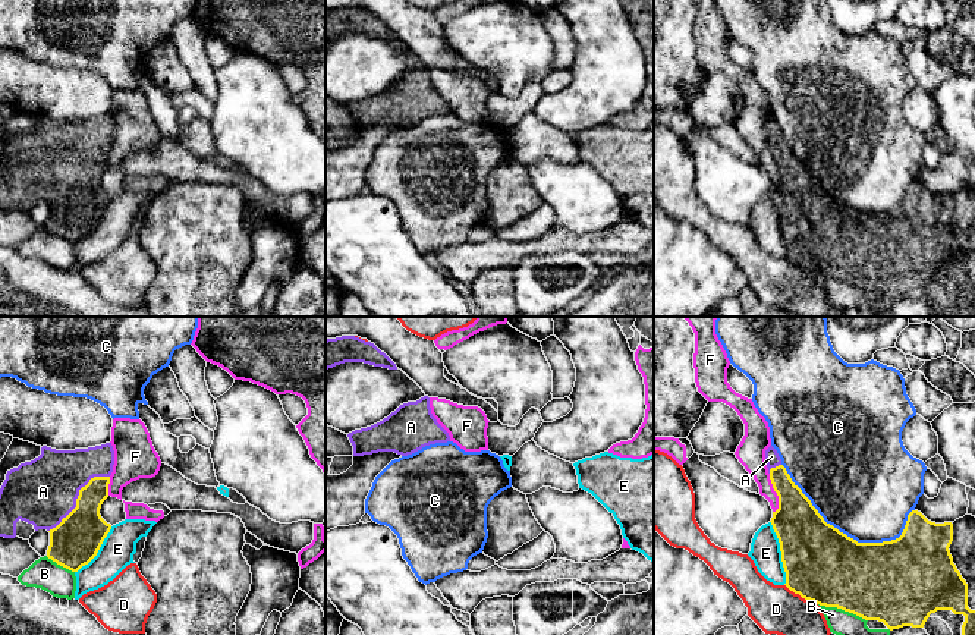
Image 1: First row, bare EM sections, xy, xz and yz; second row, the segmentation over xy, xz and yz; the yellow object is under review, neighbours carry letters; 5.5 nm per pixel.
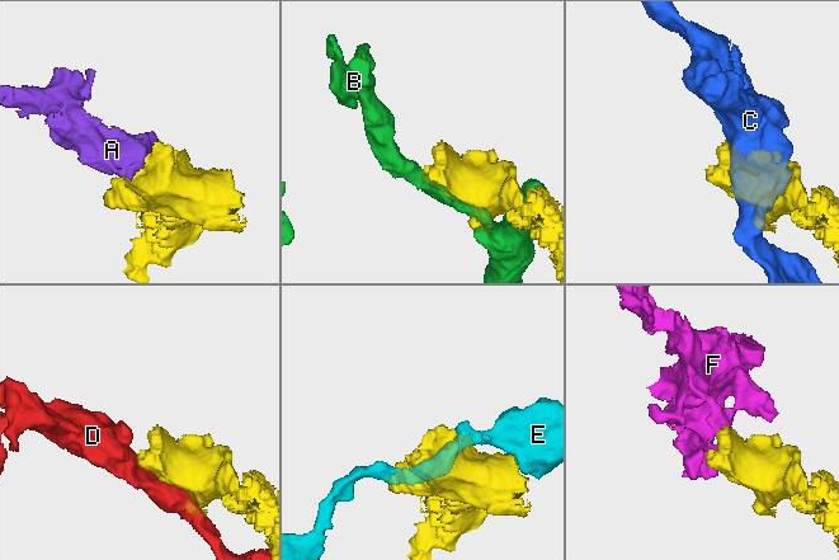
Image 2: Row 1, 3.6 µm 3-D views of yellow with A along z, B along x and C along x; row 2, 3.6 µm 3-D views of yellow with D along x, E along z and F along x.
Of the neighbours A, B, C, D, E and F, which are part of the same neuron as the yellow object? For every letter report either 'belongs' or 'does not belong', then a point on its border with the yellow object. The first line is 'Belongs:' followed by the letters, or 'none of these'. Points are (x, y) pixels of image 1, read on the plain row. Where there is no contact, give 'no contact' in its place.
Belongs: A
A: belongs | xy (78, 169)
B: does not belong | yz (843, 280)
C: does not belong | yz (846, 207)
D: does not belong | yz (801, 267)
E: does not belong | yz (782, 225)
F: does not belong | yz (776, 163)

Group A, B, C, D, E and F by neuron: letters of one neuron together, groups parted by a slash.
A / B / C / D / E / F

